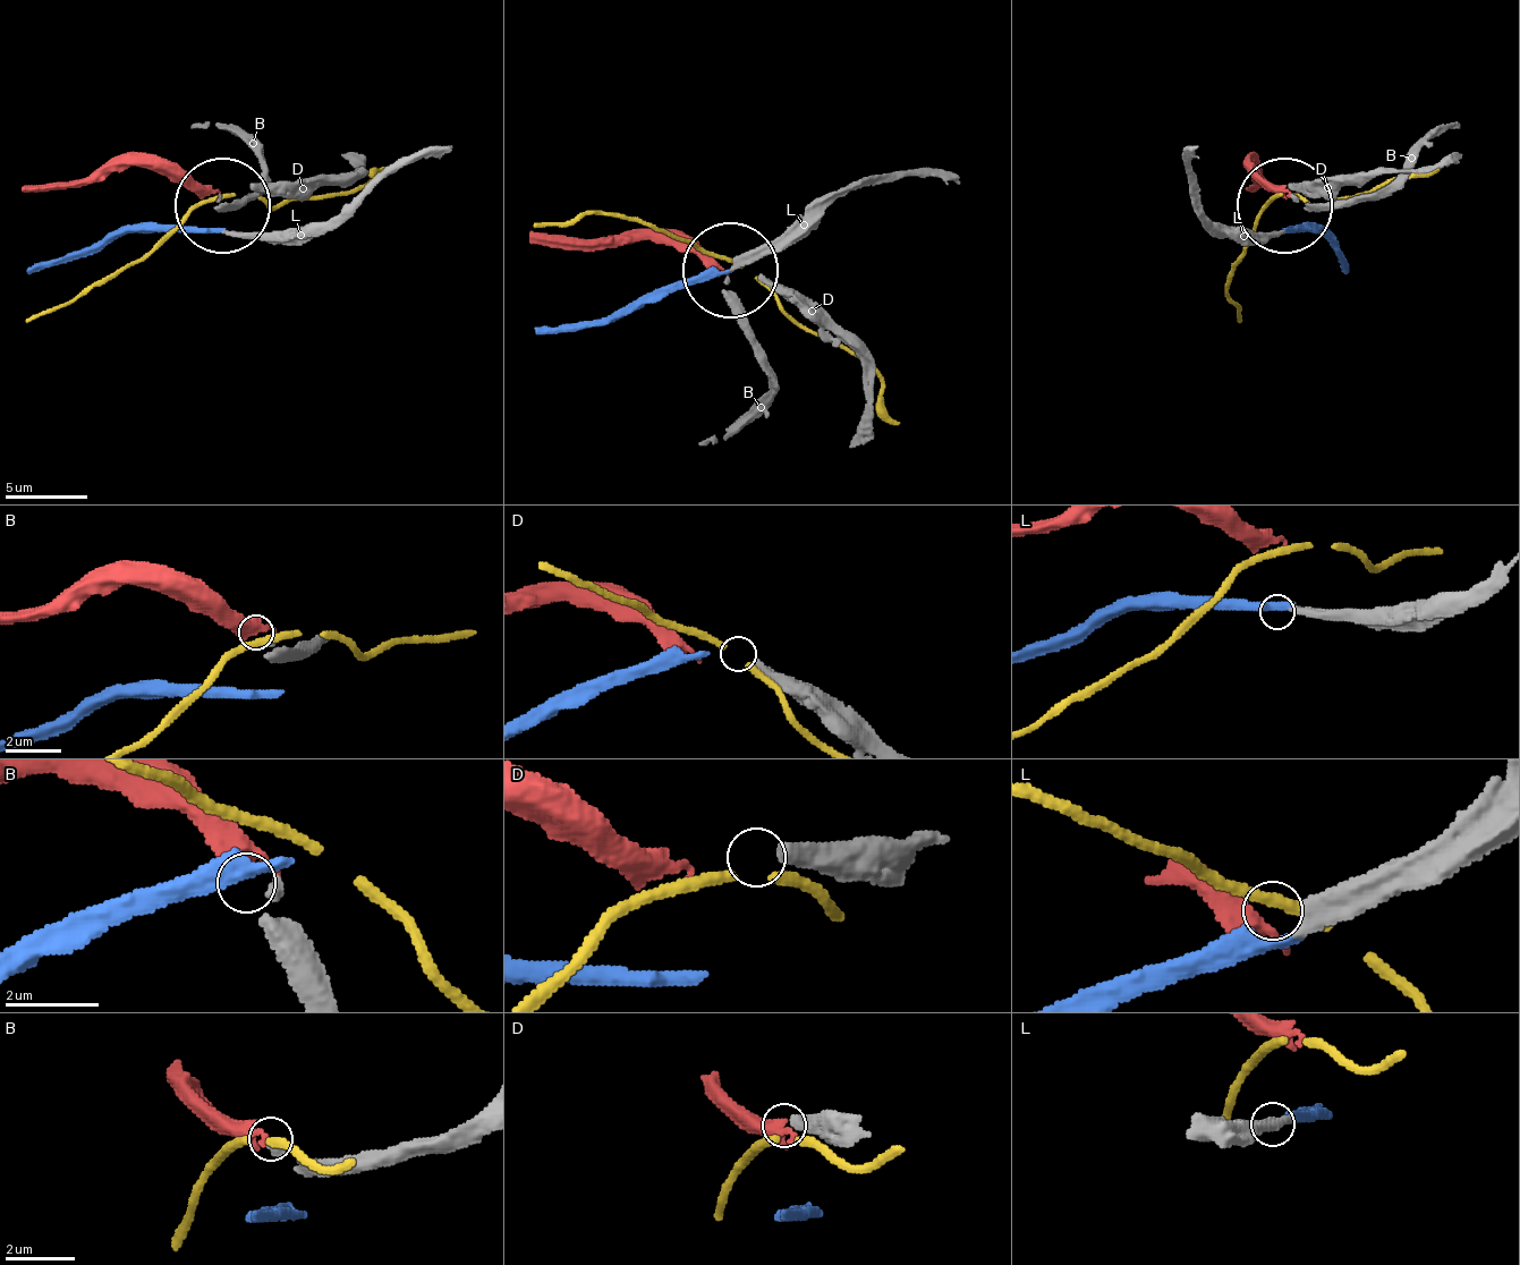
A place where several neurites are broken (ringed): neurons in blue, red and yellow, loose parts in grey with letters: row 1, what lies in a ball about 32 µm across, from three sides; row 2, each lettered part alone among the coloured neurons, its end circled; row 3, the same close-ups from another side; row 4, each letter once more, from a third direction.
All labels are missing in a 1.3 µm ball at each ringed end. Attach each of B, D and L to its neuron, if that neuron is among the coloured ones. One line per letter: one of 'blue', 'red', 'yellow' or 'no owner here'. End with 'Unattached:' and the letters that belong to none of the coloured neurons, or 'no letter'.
B: red
D: no owner here
L: blue
Unattached: D

